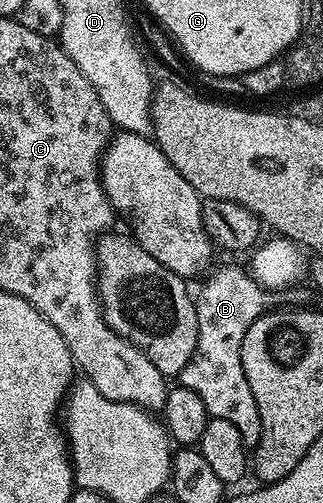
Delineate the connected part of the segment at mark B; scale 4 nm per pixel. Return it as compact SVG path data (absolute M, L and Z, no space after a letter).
M218 268L207 277L209 280L201 286L200 293L195 293L198 346L194 346L190 362L186 362L186 366L180 371L178 384L179 387L194 390L194 394L202 398L209 417L226 418L226 422L234 422L238 434L242 434L244 447L252 450L262 438L262 418L258 414L258 402L254 402L254 390L250 390L250 382L246 382L246 374L242 370L242 338L246 338L246 330L254 326L258 317L273 307L273 293L258 283L245 269L243 272L240 268Z

